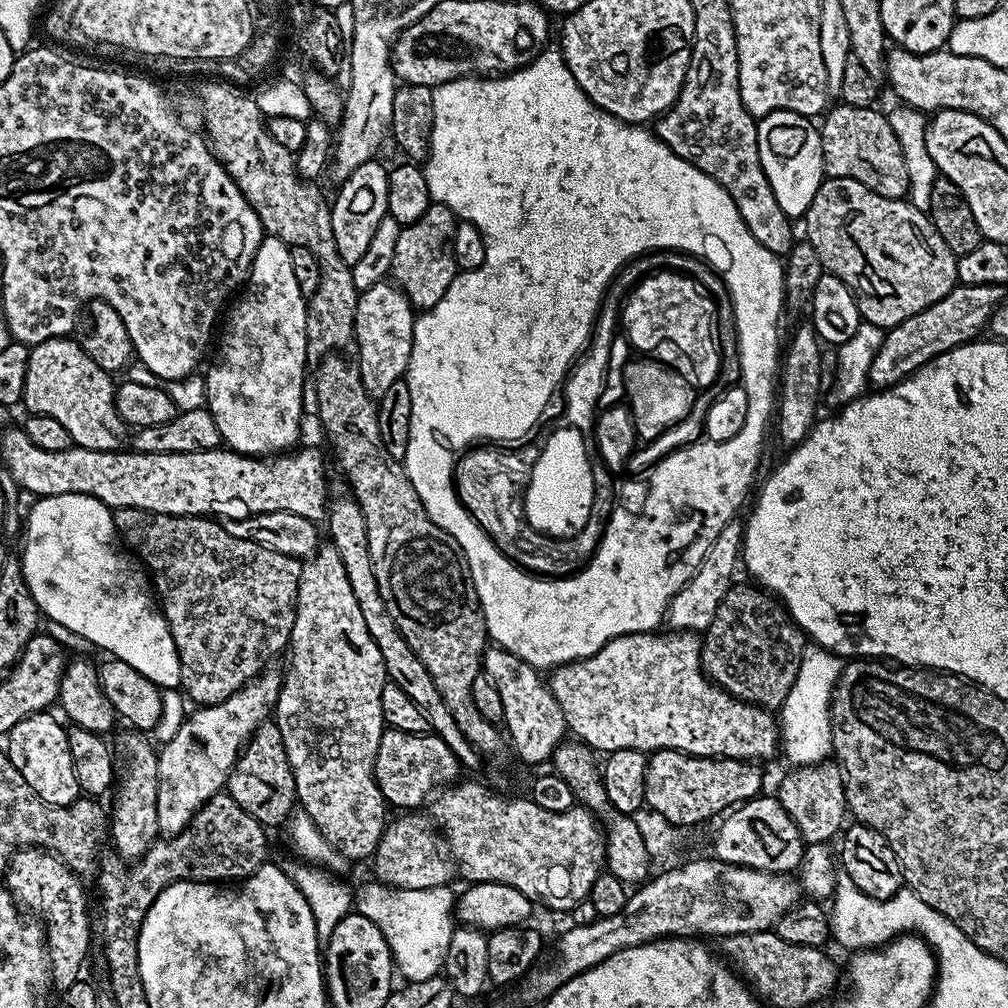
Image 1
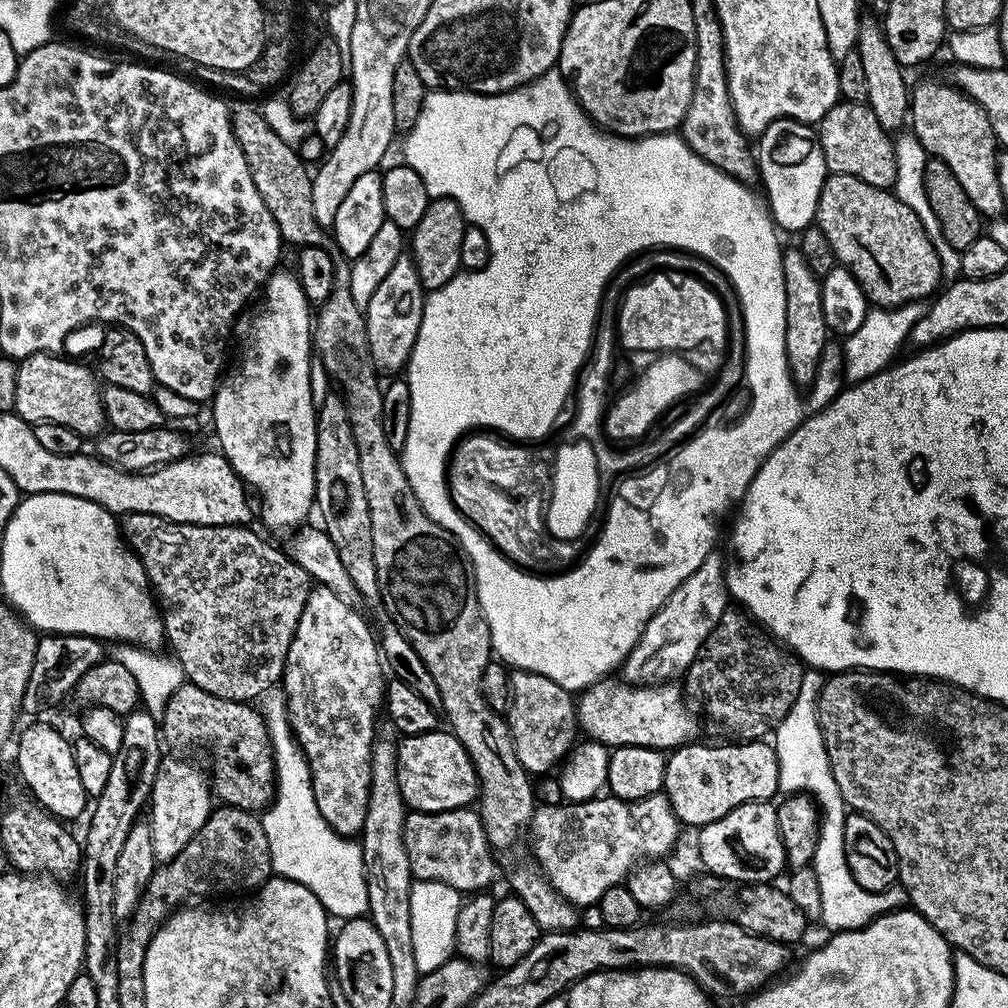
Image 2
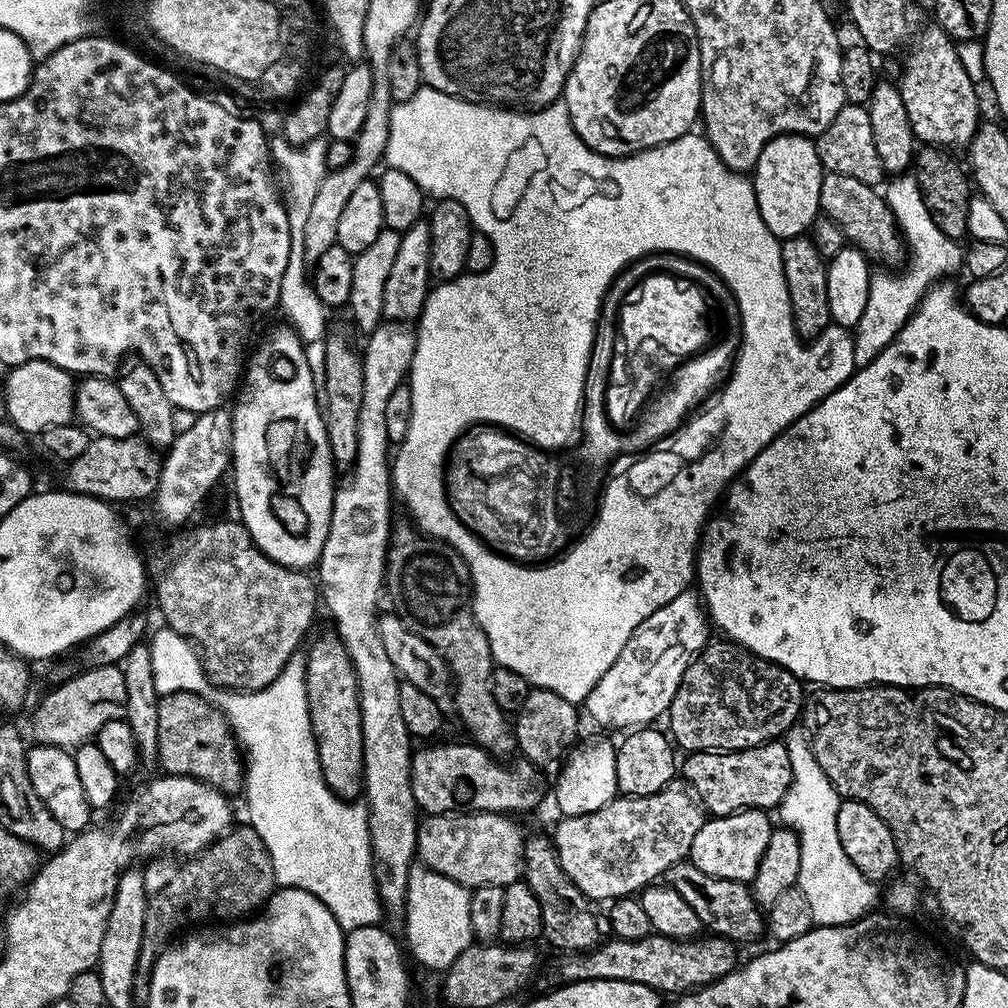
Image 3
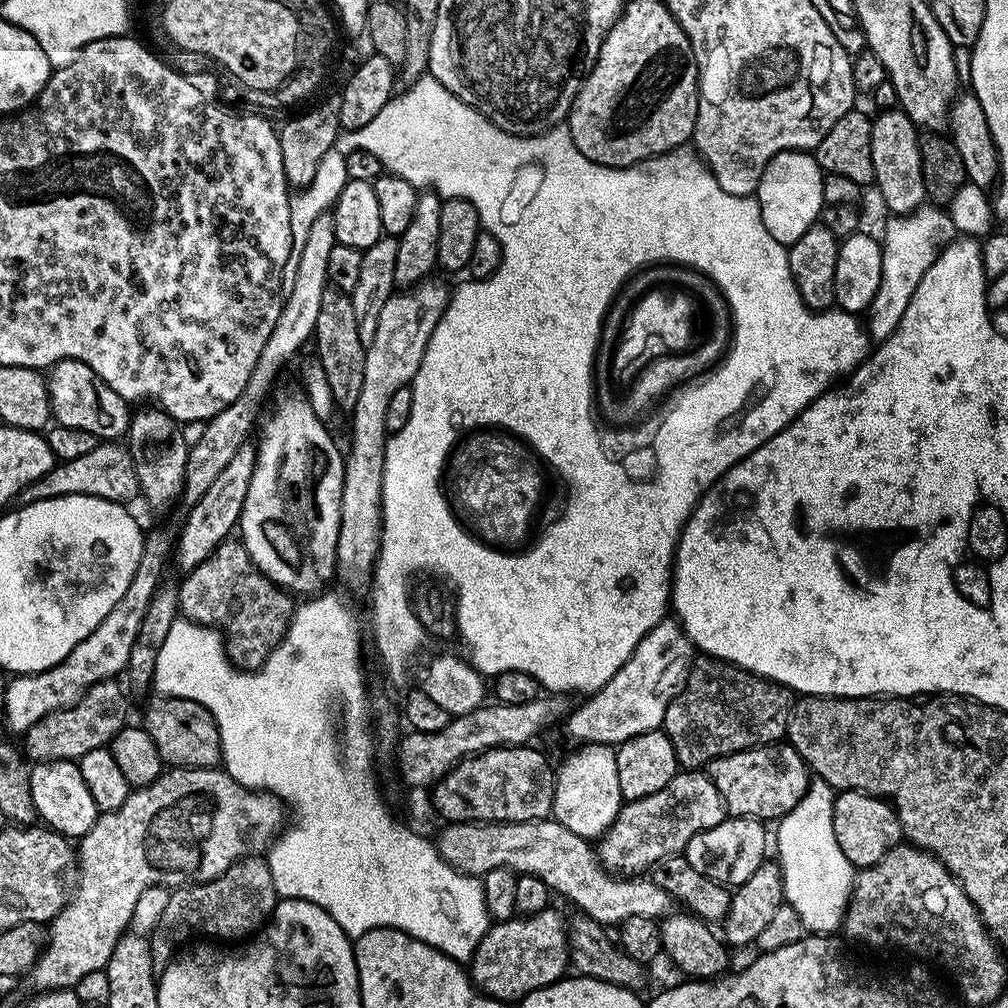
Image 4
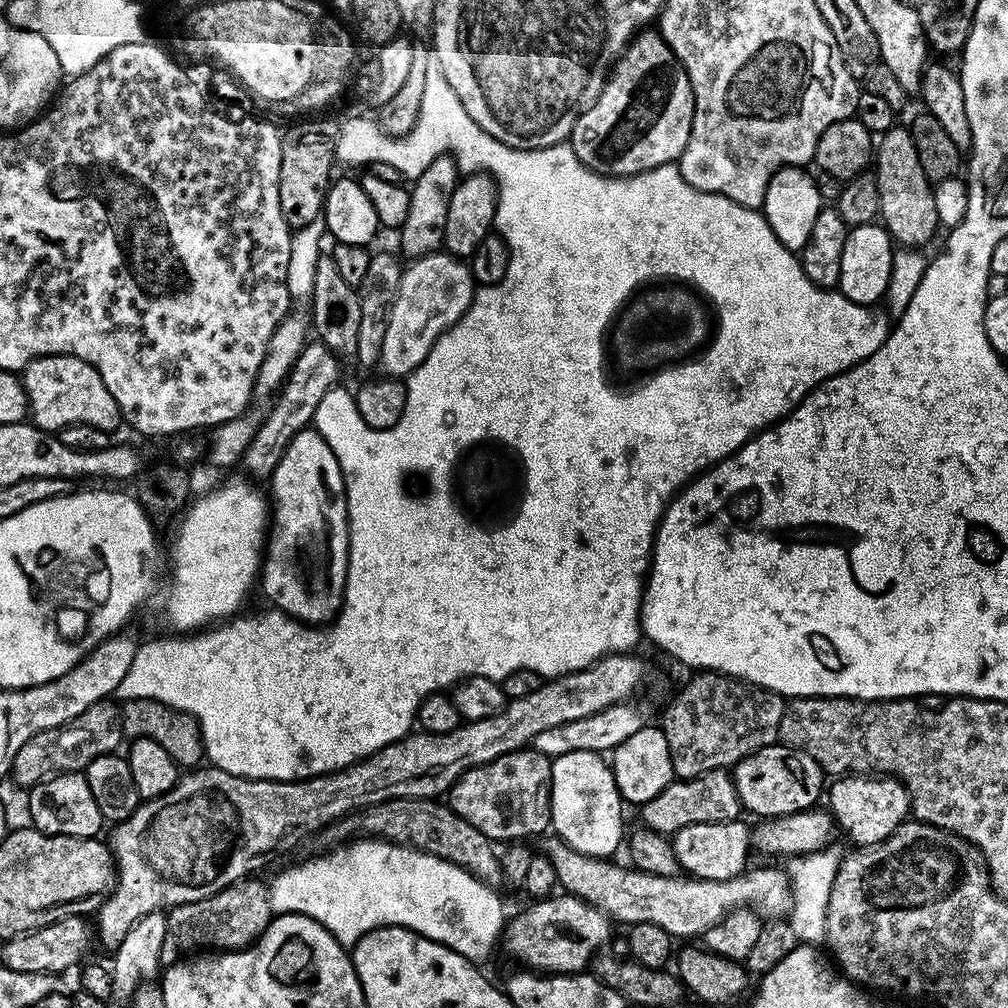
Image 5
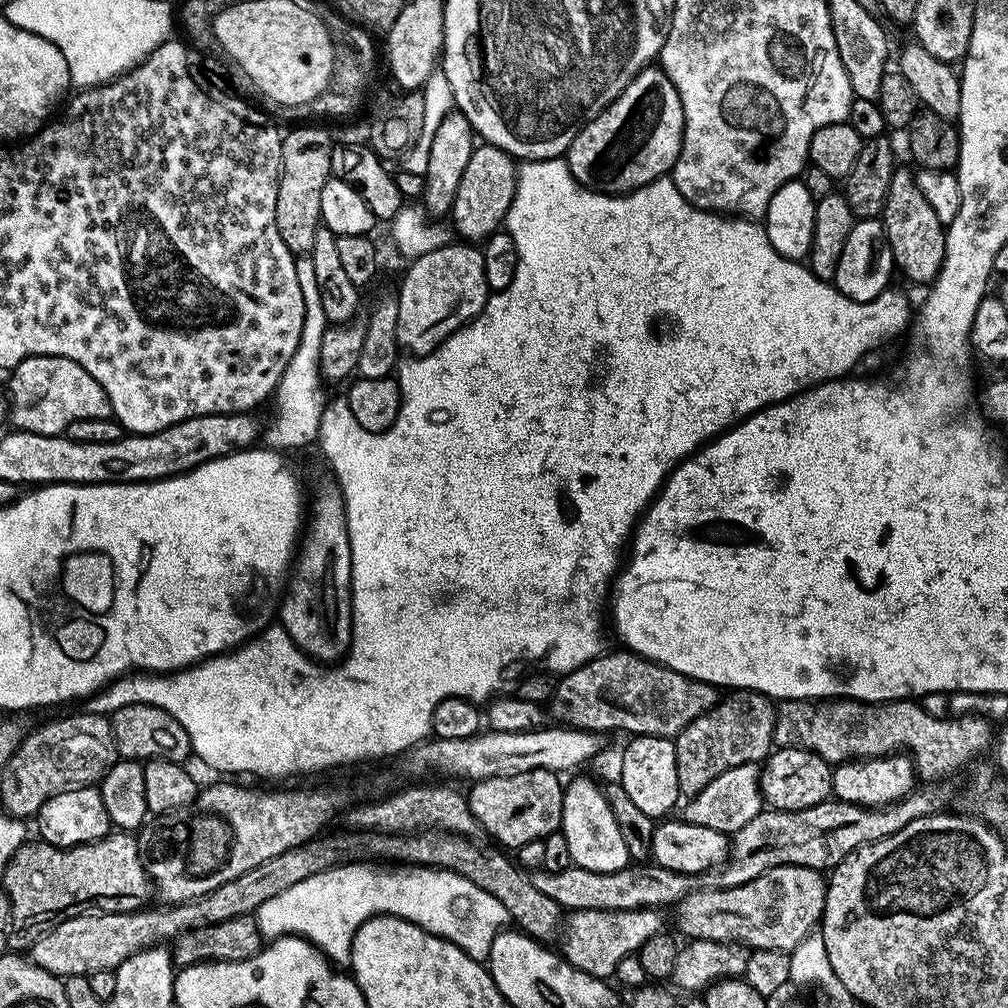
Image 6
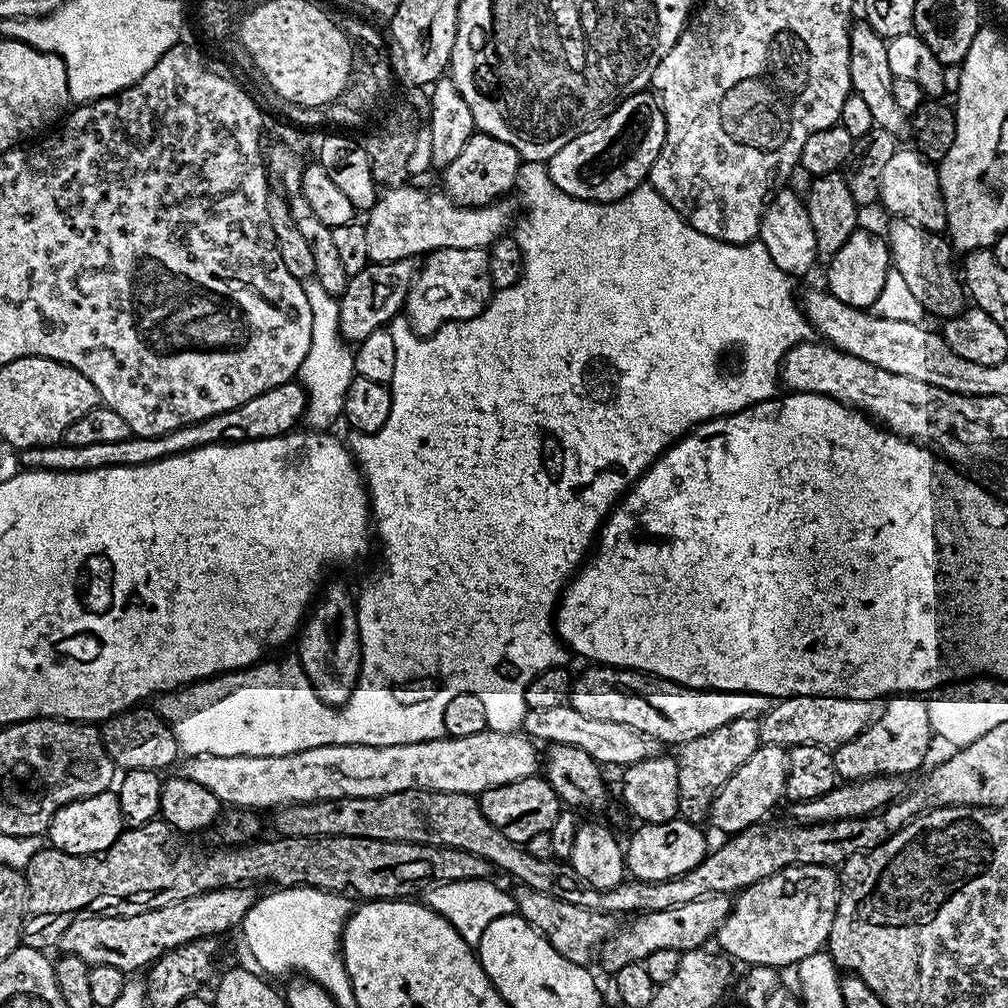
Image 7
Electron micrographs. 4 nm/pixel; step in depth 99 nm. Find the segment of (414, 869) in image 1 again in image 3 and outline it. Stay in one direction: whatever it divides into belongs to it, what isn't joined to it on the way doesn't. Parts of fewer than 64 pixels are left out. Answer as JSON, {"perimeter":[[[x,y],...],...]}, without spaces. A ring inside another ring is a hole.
{"perimeter":[[[502,812],[425,815],[416,831],[416,855],[425,868],[445,875],[469,890],[493,884],[504,888],[521,879],[526,832]]]}

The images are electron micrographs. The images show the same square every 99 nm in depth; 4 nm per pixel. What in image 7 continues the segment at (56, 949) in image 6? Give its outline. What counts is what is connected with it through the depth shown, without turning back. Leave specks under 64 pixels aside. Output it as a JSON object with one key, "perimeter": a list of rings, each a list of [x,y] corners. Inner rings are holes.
{"perimeter":[[[252,886],[215,888],[194,898],[178,898],[158,910],[146,910],[133,916],[79,916],[62,930],[58,948],[63,955],[82,958],[90,966],[114,966],[126,974],[147,969],[160,956],[178,946],[186,946],[203,936],[218,938],[231,928],[239,929],[246,914],[255,906],[257,889]],[[523,886],[514,892],[516,912],[534,930],[538,930],[566,958],[575,964],[585,966],[593,963],[594,957],[604,947],[604,943],[618,931],[617,917],[606,912],[586,910],[586,906],[573,906],[571,902],[562,902],[559,898],[550,898],[550,894],[541,894],[539,890],[530,890]]]}

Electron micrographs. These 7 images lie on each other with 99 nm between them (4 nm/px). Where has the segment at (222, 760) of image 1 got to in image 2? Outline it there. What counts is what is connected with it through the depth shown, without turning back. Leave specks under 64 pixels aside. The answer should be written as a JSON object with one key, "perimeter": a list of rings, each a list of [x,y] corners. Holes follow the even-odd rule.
{"perimeter":[[[161,759],[152,787],[150,812],[151,808],[152,817],[147,823],[150,826],[150,843],[154,845],[154,858],[157,862],[173,860],[182,854],[182,850],[186,850],[186,842],[190,842],[190,838],[202,830],[214,811],[214,793],[205,769],[203,772],[188,760]]]}

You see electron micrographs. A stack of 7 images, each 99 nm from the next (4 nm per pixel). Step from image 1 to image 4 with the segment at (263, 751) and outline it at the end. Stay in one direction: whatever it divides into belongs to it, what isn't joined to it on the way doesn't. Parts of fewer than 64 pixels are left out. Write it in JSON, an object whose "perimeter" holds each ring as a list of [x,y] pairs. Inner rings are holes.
{"perimeter":[[[152,694],[148,698],[148,705],[144,708],[142,727],[150,734],[150,738],[154,738],[154,746],[158,746],[158,754],[165,765],[174,768],[215,768],[221,763],[220,735],[214,718],[210,710],[206,710],[206,706],[186,698],[163,694]]]}

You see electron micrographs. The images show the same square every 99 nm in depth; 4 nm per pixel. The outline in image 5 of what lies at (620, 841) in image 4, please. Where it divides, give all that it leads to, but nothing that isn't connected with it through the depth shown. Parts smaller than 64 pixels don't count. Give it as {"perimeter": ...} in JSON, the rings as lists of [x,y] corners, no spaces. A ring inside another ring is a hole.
{"perimeter":[[[715,768],[695,776],[692,780],[673,779],[671,784],[650,802],[639,809],[643,827],[654,832],[675,834],[691,824],[717,824],[723,820],[734,820],[741,815],[740,799],[731,775],[725,769]]]}

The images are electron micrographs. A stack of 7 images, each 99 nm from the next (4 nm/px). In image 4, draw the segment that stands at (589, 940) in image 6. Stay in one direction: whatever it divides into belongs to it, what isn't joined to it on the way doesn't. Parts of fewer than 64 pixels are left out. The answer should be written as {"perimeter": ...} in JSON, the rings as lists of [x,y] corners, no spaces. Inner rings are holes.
{"perimeter":[[[549,906],[533,916],[517,914],[511,920],[497,920],[489,927],[470,961],[470,975],[477,992],[495,1000],[519,1002],[534,990],[565,979],[564,971],[570,968],[568,925],[554,908]]]}

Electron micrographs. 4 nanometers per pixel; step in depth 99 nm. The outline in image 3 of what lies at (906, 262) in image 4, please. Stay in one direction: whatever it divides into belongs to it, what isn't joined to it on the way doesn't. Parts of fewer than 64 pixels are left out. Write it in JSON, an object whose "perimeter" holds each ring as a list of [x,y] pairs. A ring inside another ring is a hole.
{"perimeter":[[[896,174],[887,184],[888,189],[883,189],[882,195],[888,202],[888,209],[894,214],[901,237],[906,241],[910,260],[912,256],[912,265],[909,268],[901,267],[899,270],[872,272],[866,310],[862,310],[862,318],[858,318],[852,332],[854,358],[860,366],[874,362],[874,358],[878,358],[878,354],[882,354],[882,350],[886,350],[886,346],[894,342],[894,338],[915,314],[916,307],[928,291],[935,284],[951,277],[948,276],[951,272],[959,273],[964,262],[964,248],[957,241],[946,238],[946,234],[942,234],[942,230],[934,226],[934,218],[930,218],[930,210],[926,210],[926,202],[922,202],[915,175]],[[900,270],[901,272],[896,272]]]}

